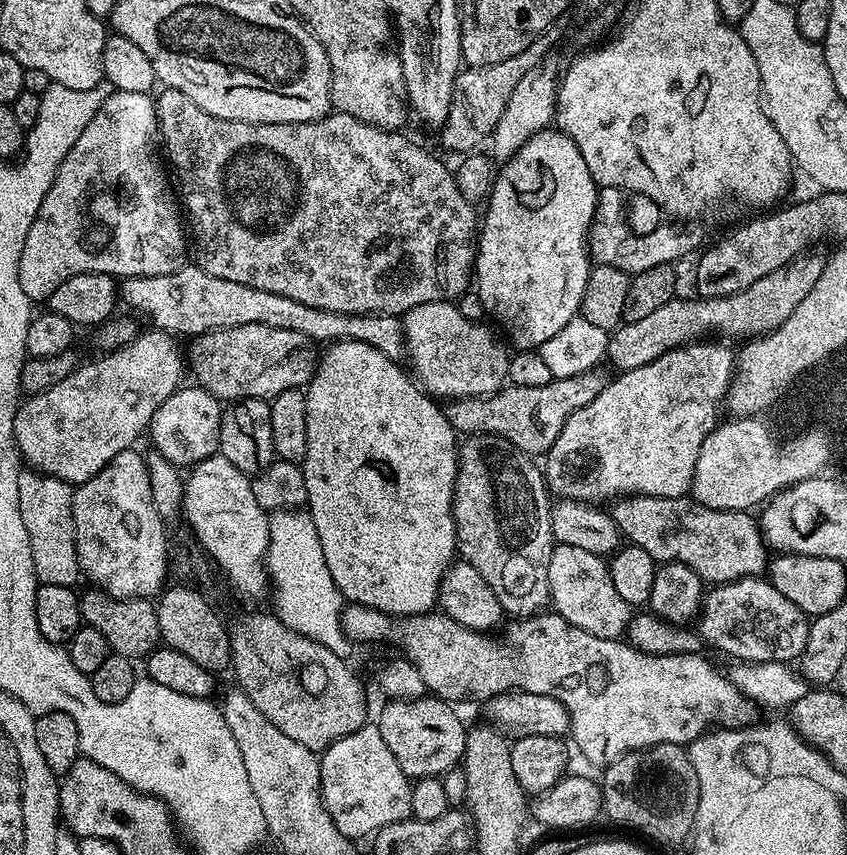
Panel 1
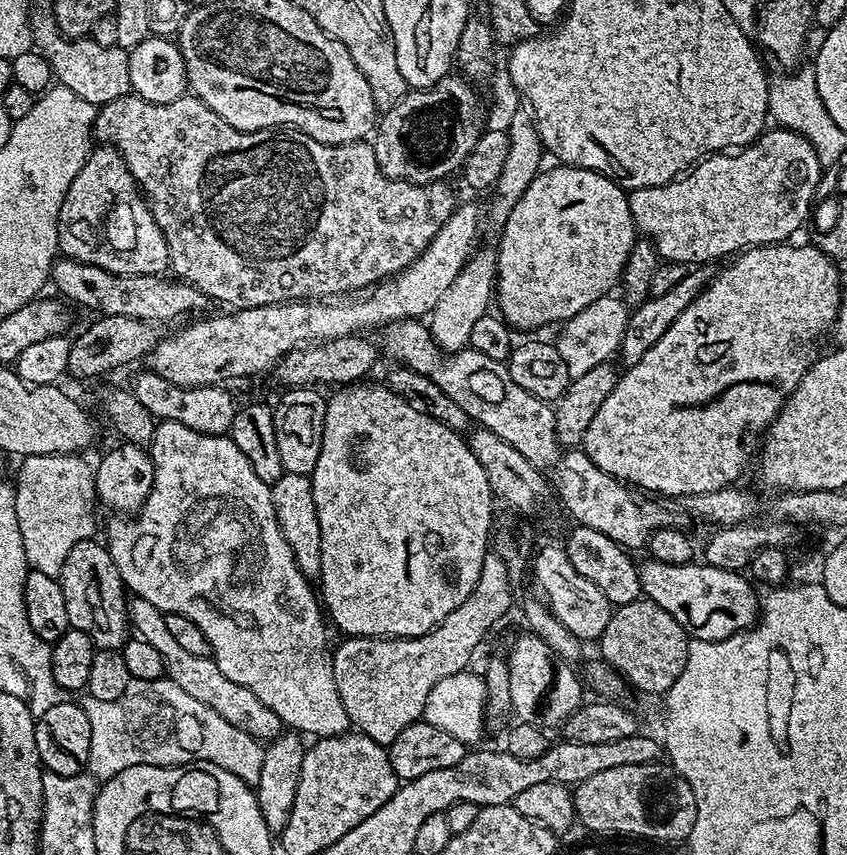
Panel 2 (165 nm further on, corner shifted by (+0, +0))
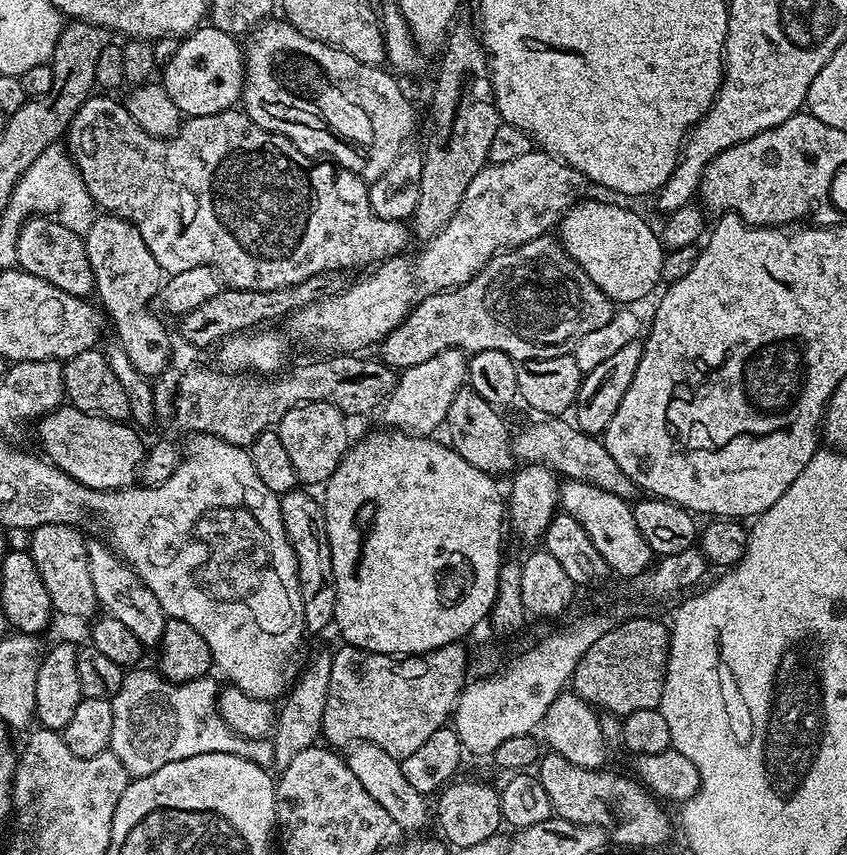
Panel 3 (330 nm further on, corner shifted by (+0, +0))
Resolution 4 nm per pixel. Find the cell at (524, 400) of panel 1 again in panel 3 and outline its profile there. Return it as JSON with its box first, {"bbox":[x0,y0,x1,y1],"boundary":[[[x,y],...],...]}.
{"bbox":[151,354,397,449],"boundary":[[[360,354],[325,356],[328,356],[325,360],[312,360],[271,378],[253,378],[215,367],[184,368],[181,372],[175,366],[169,367],[155,377],[151,385],[156,420],[165,420],[181,428],[184,434],[206,434],[247,449],[258,434],[275,429],[294,406],[306,402],[330,402],[330,406],[343,412],[345,417],[353,418],[367,412],[375,413],[394,390],[397,369],[388,367],[379,359],[363,360],[365,357]]]}

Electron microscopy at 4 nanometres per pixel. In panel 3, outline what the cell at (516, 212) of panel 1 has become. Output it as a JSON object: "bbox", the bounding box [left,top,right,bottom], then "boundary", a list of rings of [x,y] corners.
{"bbox":[558,198,666,306],"boundary":[[[585,198],[564,213],[558,225],[558,239],[564,251],[590,274],[590,282],[602,290],[617,305],[636,306],[639,300],[644,300],[652,291],[657,291],[656,284],[661,283],[662,262],[666,251],[655,227],[651,228],[642,217],[620,204],[607,204],[604,200]]]}

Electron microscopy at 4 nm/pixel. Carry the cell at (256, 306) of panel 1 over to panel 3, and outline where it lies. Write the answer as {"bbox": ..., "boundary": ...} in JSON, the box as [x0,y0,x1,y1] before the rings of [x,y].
{"bbox":[16,214,96,298],"boundary":[[[33,214],[20,226],[16,243],[16,264],[23,271],[34,274],[34,278],[42,278],[42,282],[50,282],[50,286],[66,290],[66,294],[88,298],[93,295],[96,279],[84,242],[85,237],[80,232],[62,226],[53,217]]]}

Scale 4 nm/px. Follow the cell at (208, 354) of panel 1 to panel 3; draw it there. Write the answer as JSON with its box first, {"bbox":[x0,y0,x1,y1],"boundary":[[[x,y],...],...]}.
{"bbox":[378,234,614,370],"boundary":[[[545,234],[493,256],[483,270],[470,278],[470,282],[457,288],[447,288],[445,292],[430,294],[417,308],[412,309],[397,328],[390,330],[385,340],[380,341],[378,356],[388,367],[397,370],[418,366],[434,358],[434,354],[442,354],[442,350],[447,348],[458,348],[465,354],[502,350],[502,354],[510,354],[510,358],[517,362],[558,358],[569,355],[576,343],[586,338],[586,334],[606,326],[613,311],[614,301],[602,294],[594,282],[590,282],[590,274],[586,274],[586,270],[582,270],[582,266],[570,258],[559,239]]]}

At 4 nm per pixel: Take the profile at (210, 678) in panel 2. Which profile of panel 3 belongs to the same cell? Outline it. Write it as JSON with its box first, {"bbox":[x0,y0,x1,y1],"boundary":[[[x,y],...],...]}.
{"bbox":[87,539,166,646],"boundary":[[[103,539],[100,540],[87,541],[90,578],[94,581],[97,605],[107,615],[113,616],[118,622],[123,622],[134,633],[134,638],[138,638],[138,642],[142,642],[145,646],[159,645],[166,617],[158,598],[150,594],[150,590],[142,582],[142,578],[138,578],[135,570],[120,559]]]}

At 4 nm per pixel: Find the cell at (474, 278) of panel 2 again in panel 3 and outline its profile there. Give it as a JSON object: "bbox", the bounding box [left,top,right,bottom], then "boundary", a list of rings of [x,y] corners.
{"bbox":[378,348,468,437],"boundary":[[[447,348],[442,354],[422,362],[413,368],[405,368],[399,373],[394,390],[379,409],[378,416],[385,420],[389,429],[407,432],[409,436],[431,437],[436,427],[448,419],[450,402],[454,394],[465,387],[468,378],[468,356],[458,348]]]}

